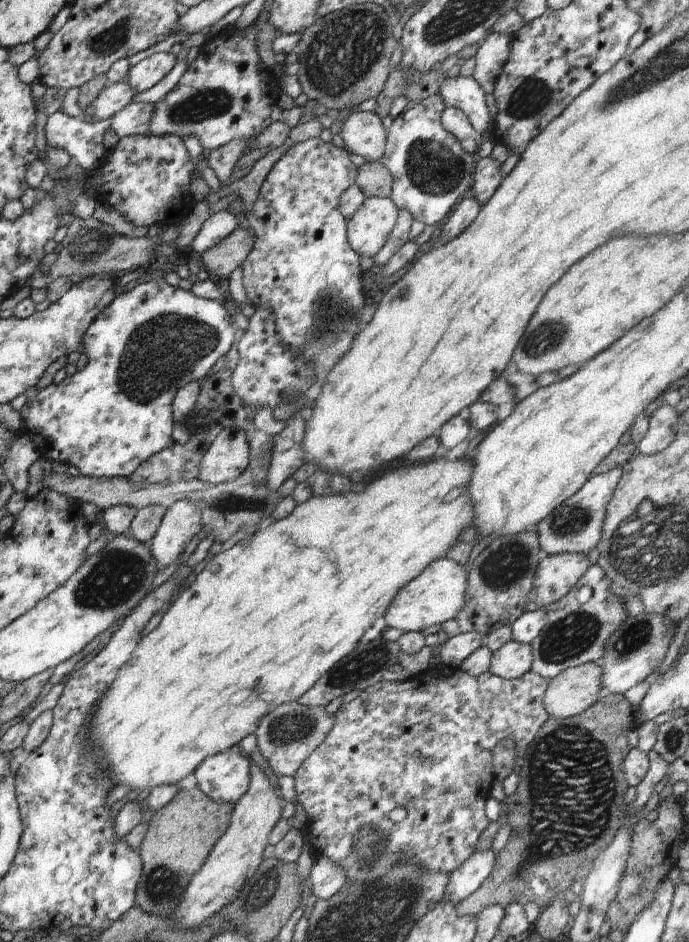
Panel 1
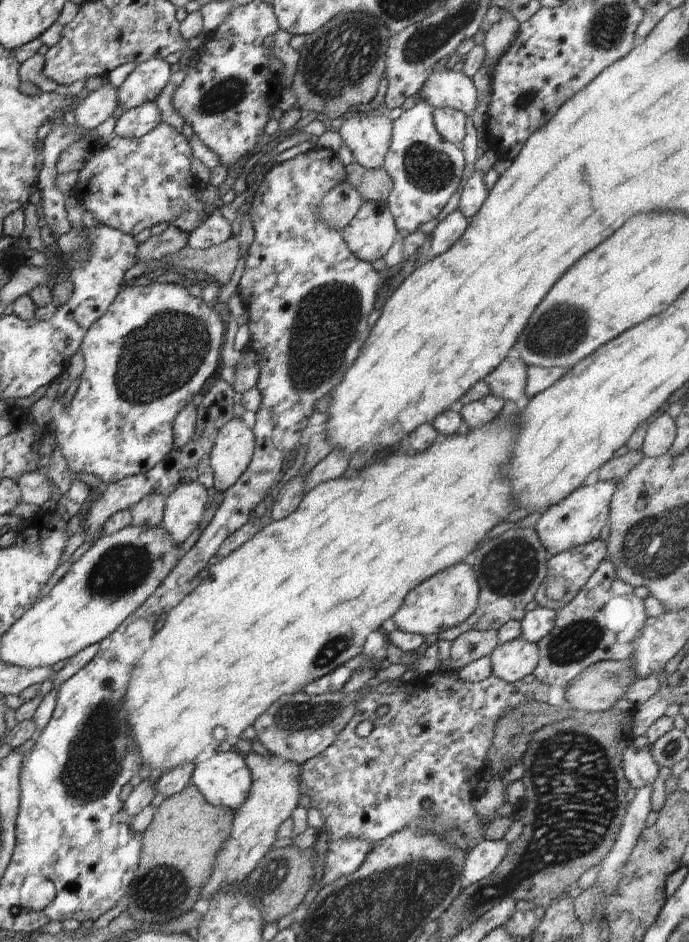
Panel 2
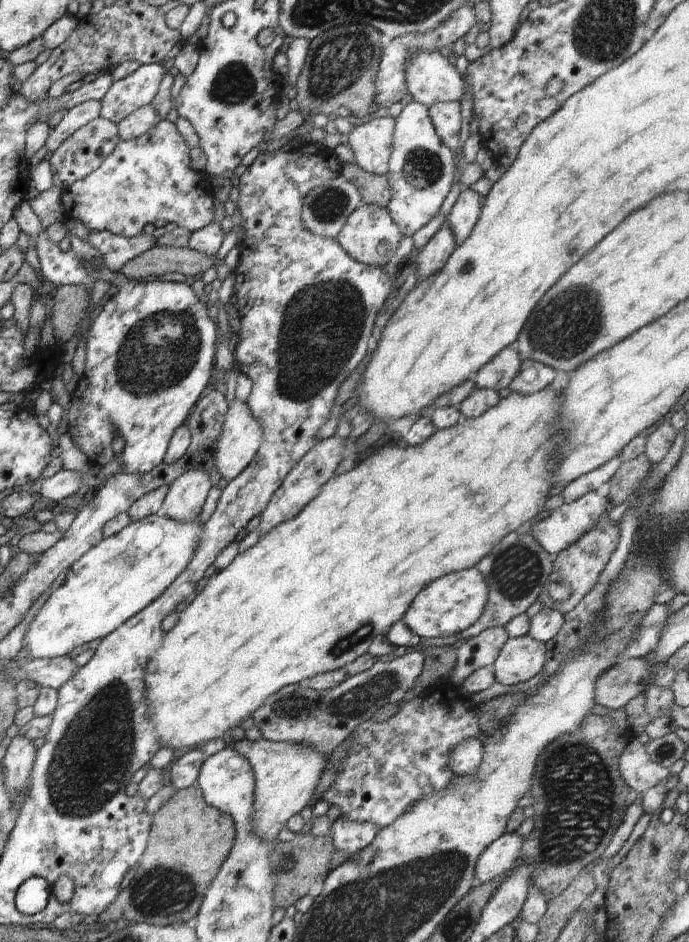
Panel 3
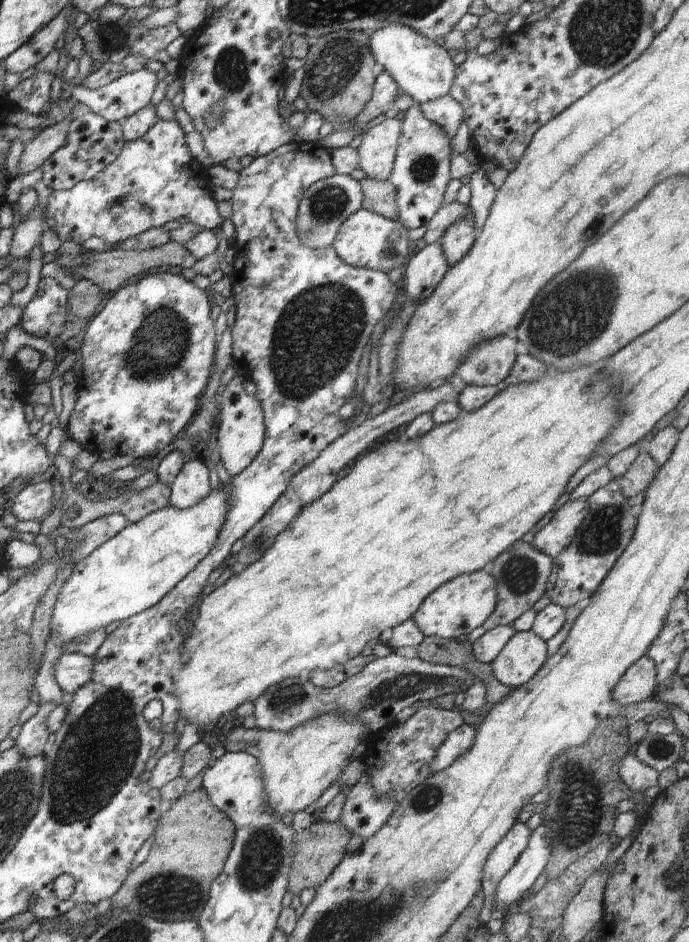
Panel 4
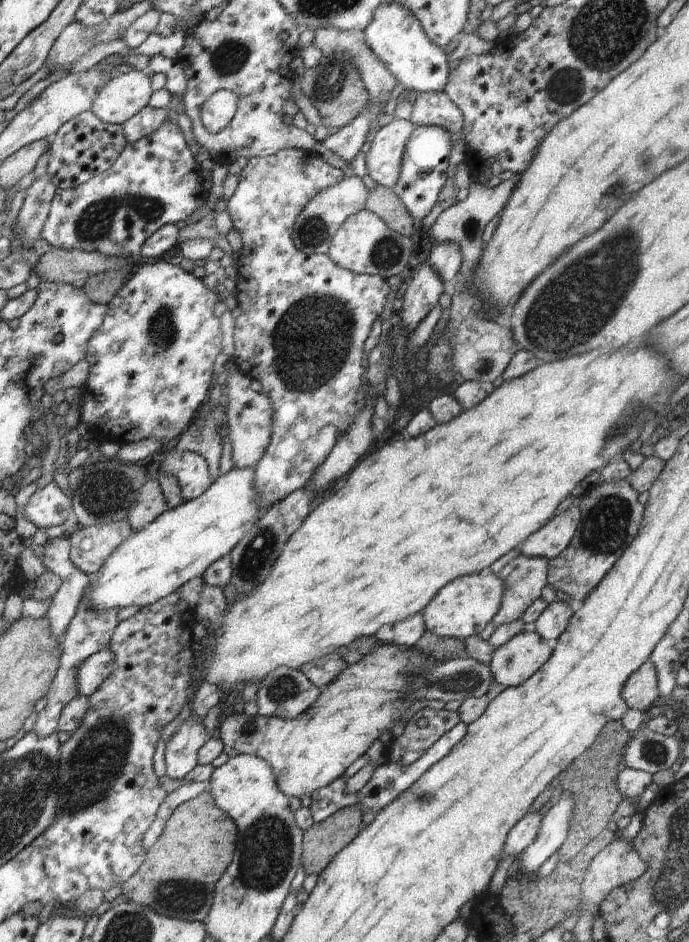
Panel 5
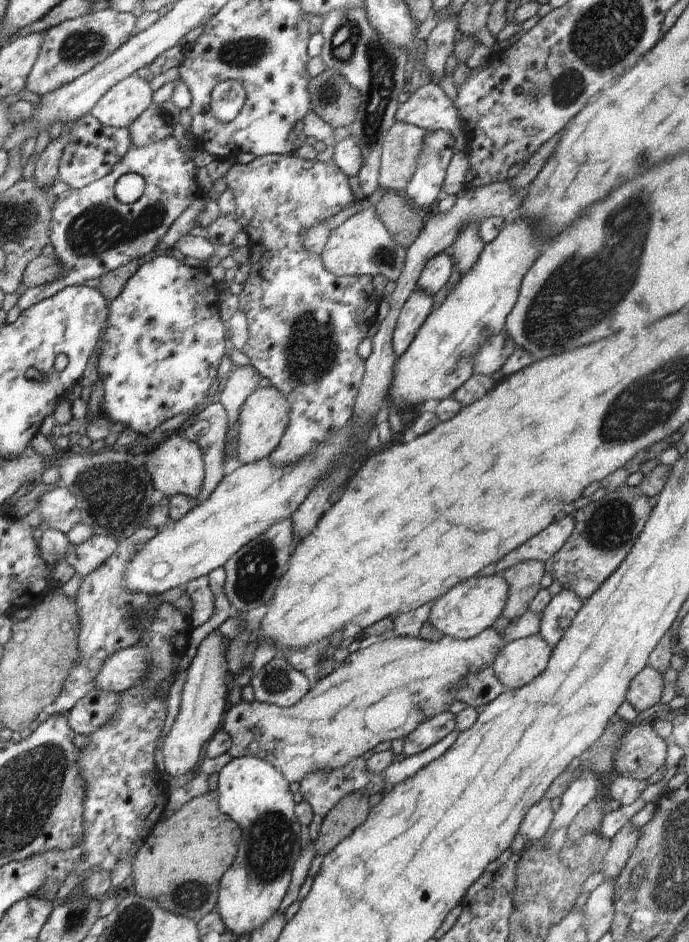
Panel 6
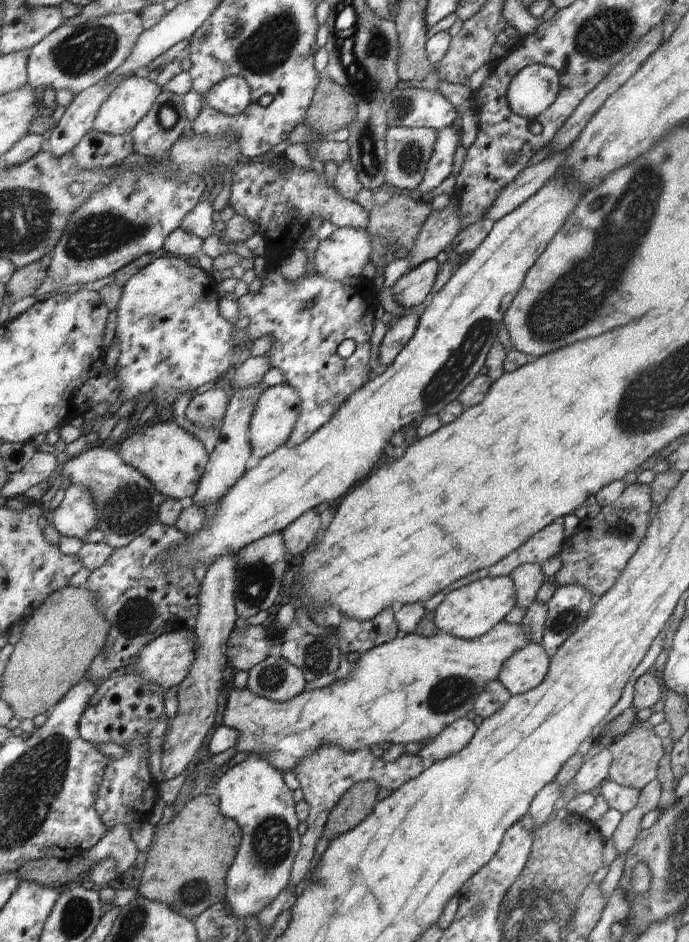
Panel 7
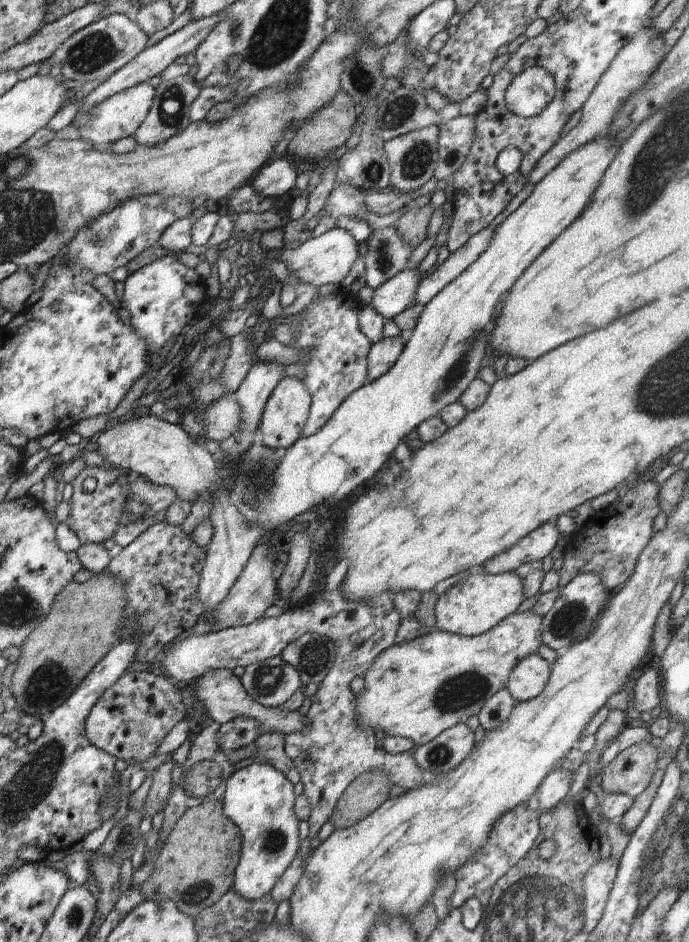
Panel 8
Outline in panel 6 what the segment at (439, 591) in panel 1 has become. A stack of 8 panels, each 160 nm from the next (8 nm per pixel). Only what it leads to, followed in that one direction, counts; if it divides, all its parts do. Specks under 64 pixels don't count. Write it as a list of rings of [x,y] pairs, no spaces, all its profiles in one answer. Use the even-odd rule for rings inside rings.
[[[498,575],[471,577],[450,588],[433,602],[428,622],[439,632],[454,639],[470,639],[491,628],[502,616],[508,601],[508,584]]]

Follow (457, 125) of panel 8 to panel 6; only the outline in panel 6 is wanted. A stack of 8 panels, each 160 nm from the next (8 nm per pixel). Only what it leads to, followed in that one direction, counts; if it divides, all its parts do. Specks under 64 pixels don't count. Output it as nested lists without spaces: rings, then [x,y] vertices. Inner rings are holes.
[[[428,131],[414,177],[403,195],[418,206],[434,208],[435,201],[443,194],[441,189],[455,153],[455,139],[450,132]]]

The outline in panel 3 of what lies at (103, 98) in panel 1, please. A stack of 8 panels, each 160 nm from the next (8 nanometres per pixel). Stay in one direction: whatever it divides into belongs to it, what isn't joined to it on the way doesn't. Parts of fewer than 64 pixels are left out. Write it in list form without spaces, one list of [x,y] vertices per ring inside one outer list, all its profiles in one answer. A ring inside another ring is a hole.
[[[86,101],[68,109],[57,125],[50,128],[46,148],[54,152],[73,132],[100,117],[100,101]]]

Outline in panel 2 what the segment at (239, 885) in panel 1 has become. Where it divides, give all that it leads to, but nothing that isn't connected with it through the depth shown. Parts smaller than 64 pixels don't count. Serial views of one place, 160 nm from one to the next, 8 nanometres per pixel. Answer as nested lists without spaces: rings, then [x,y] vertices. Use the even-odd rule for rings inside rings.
[[[253,750],[244,754],[244,758],[252,775],[252,784],[247,799],[235,812],[230,836],[217,854],[213,871],[202,887],[199,899],[209,899],[226,885],[244,882],[266,853],[274,848],[274,843],[280,839],[278,829],[282,822],[290,819],[292,811],[300,805],[298,800],[302,795],[299,789],[301,764],[272,754],[265,757]]]

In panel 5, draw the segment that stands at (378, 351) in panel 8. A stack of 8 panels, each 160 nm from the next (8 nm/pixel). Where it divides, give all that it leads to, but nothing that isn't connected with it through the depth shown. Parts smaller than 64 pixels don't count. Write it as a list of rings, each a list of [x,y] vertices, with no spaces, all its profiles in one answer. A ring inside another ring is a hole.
[[[427,262],[422,263],[412,273],[413,278],[402,287],[404,297],[401,317],[409,332],[428,316],[445,290],[445,284],[440,280],[440,276]]]

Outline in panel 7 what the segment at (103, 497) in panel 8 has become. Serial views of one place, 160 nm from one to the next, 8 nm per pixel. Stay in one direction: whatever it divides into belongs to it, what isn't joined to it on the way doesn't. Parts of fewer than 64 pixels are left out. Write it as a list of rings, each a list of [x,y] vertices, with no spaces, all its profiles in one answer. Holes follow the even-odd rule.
[[[72,484],[64,500],[52,510],[52,526],[61,535],[84,540],[98,524],[96,504],[88,488]]]

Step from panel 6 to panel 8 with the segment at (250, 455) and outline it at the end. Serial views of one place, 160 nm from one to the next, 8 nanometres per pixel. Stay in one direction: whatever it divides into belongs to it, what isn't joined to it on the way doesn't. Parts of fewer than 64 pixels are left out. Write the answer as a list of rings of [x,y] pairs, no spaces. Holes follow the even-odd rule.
[[[283,377],[264,406],[264,411],[259,423],[257,440],[266,448],[286,451],[296,440],[300,439],[300,432],[306,424],[311,406],[310,392],[298,377]]]

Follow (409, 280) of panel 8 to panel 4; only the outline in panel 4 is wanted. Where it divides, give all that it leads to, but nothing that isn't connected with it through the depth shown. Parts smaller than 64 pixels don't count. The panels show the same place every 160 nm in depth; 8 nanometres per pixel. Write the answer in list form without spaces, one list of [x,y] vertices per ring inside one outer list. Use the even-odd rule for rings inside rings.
[[[472,215],[465,217],[446,229],[439,243],[448,261],[449,268],[465,258],[466,253],[476,241],[477,233]]]

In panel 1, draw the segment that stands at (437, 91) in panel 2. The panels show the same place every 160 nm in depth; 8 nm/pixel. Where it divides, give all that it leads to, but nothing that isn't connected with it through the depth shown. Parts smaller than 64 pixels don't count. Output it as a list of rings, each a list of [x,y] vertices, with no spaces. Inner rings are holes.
[[[457,75],[444,79],[437,94],[440,94],[446,107],[460,109],[477,133],[482,135],[488,128],[490,114],[486,105],[486,95],[473,76]]]

